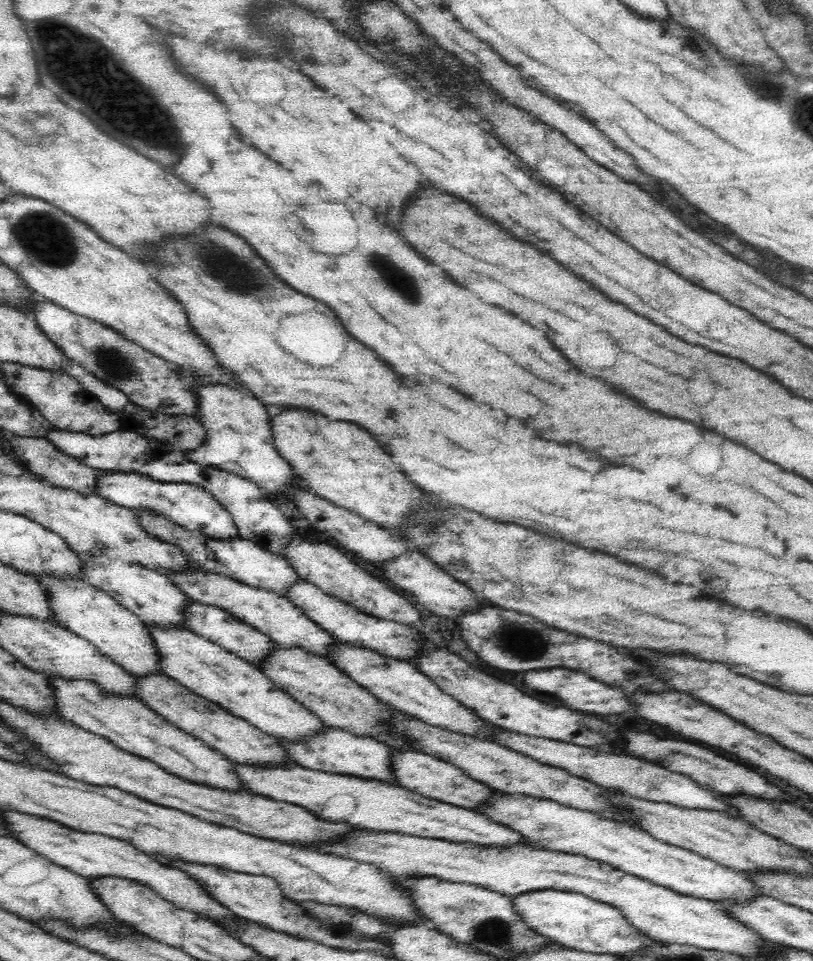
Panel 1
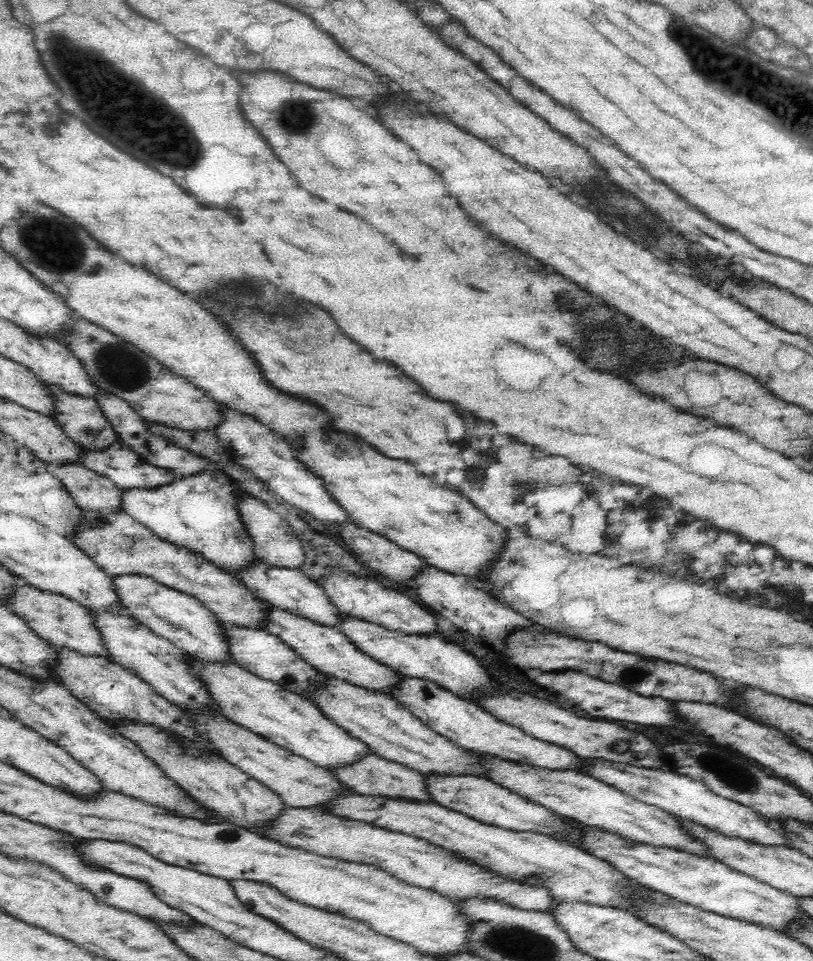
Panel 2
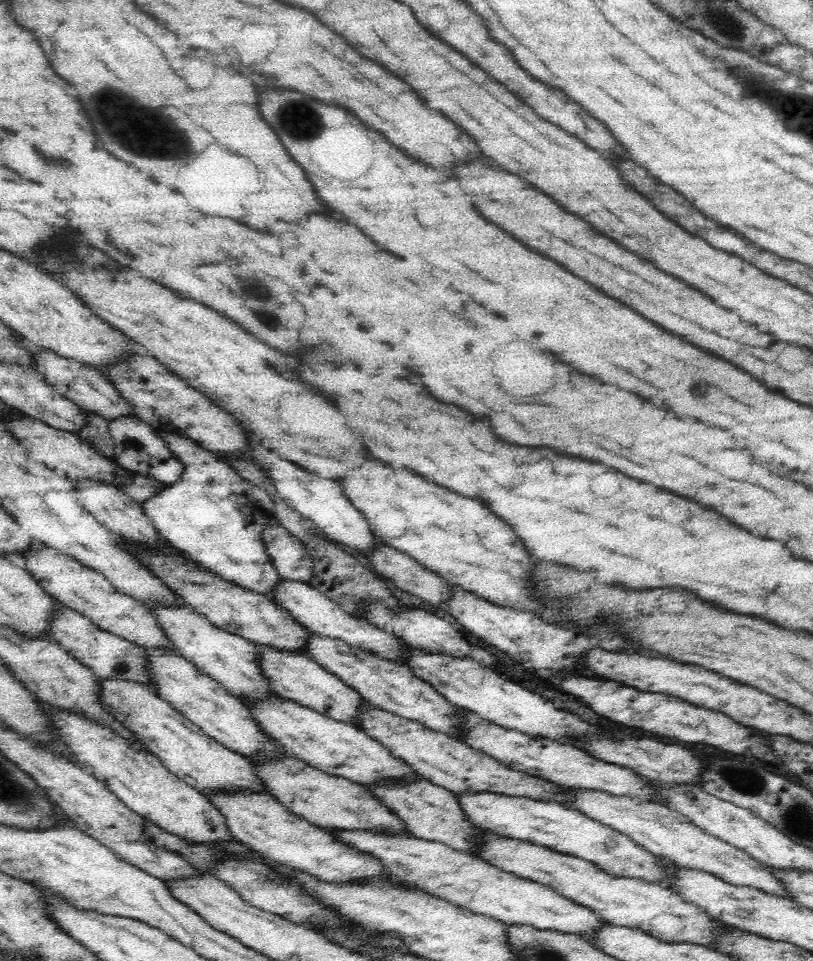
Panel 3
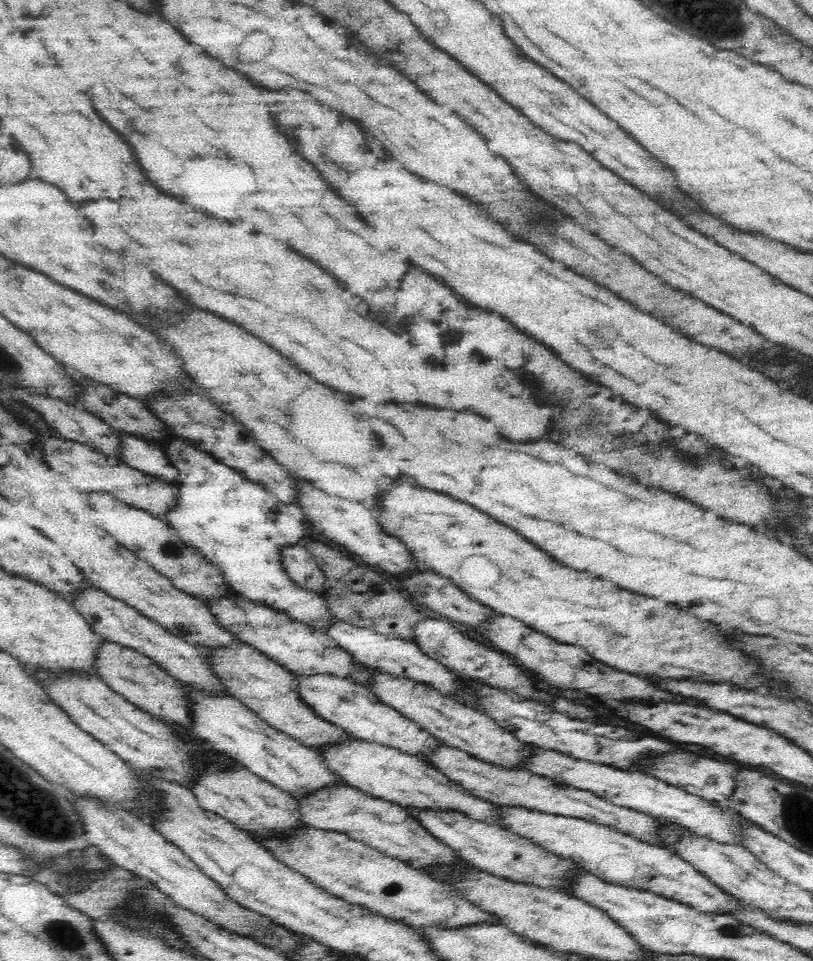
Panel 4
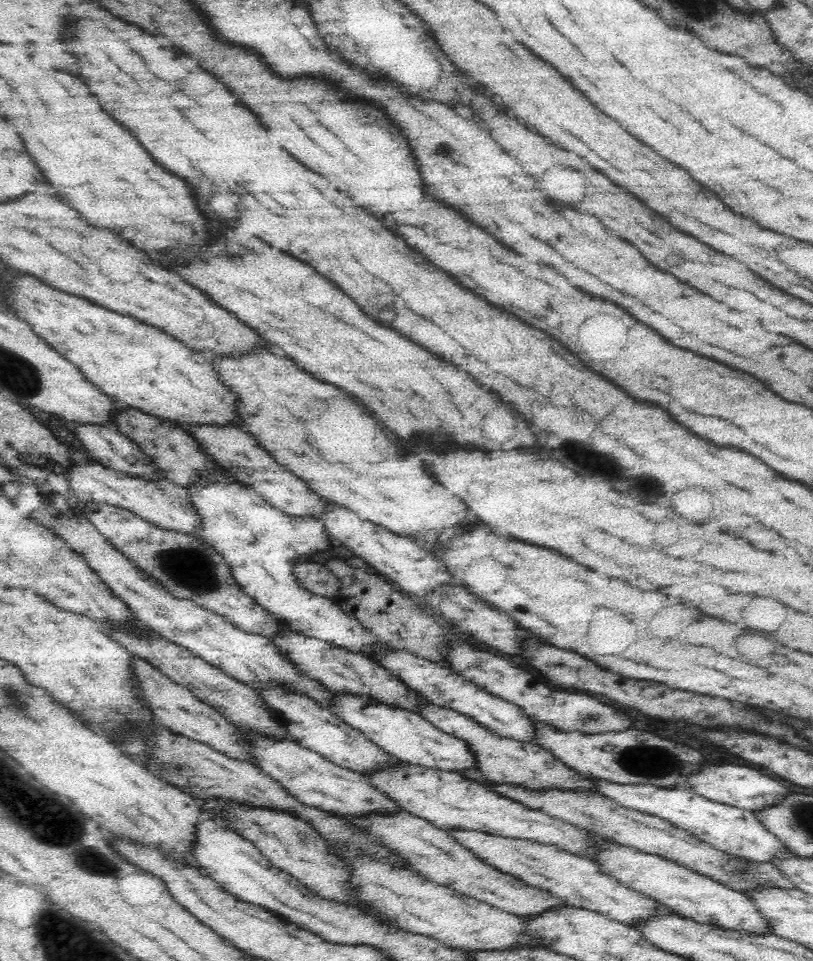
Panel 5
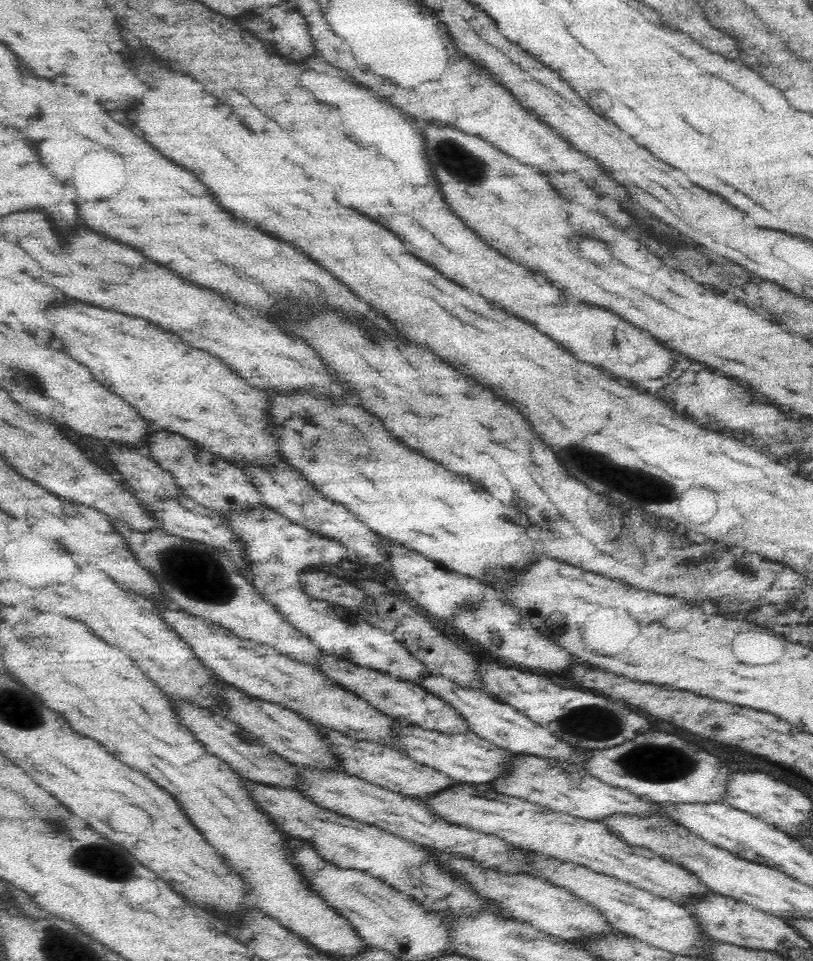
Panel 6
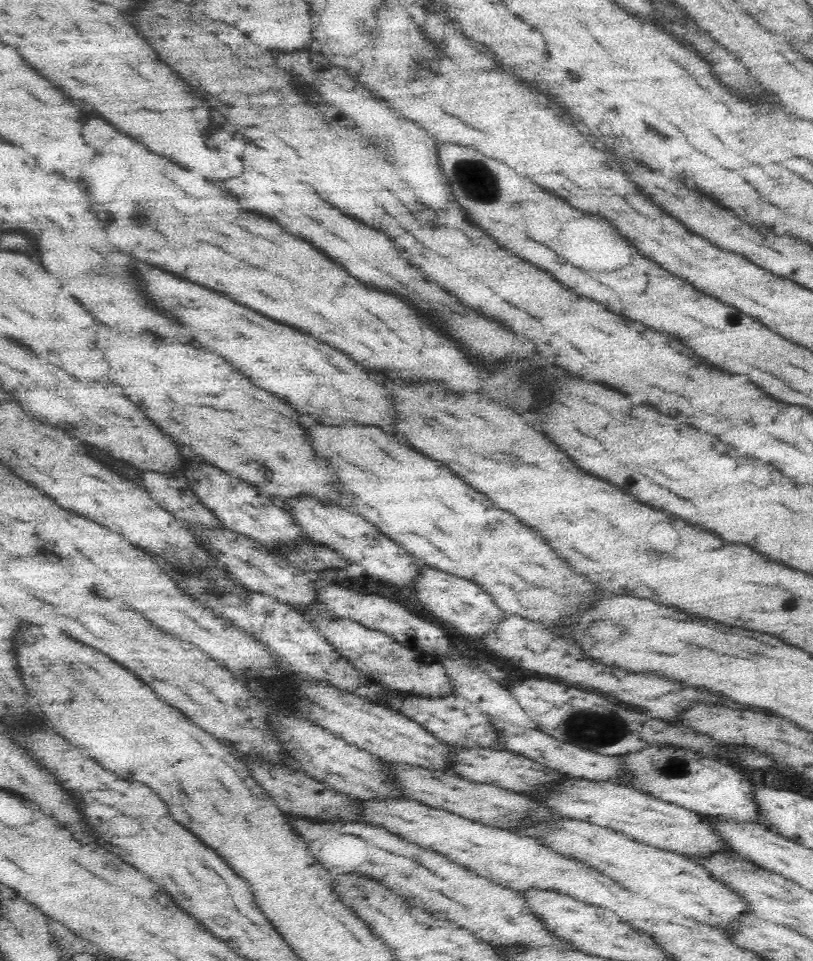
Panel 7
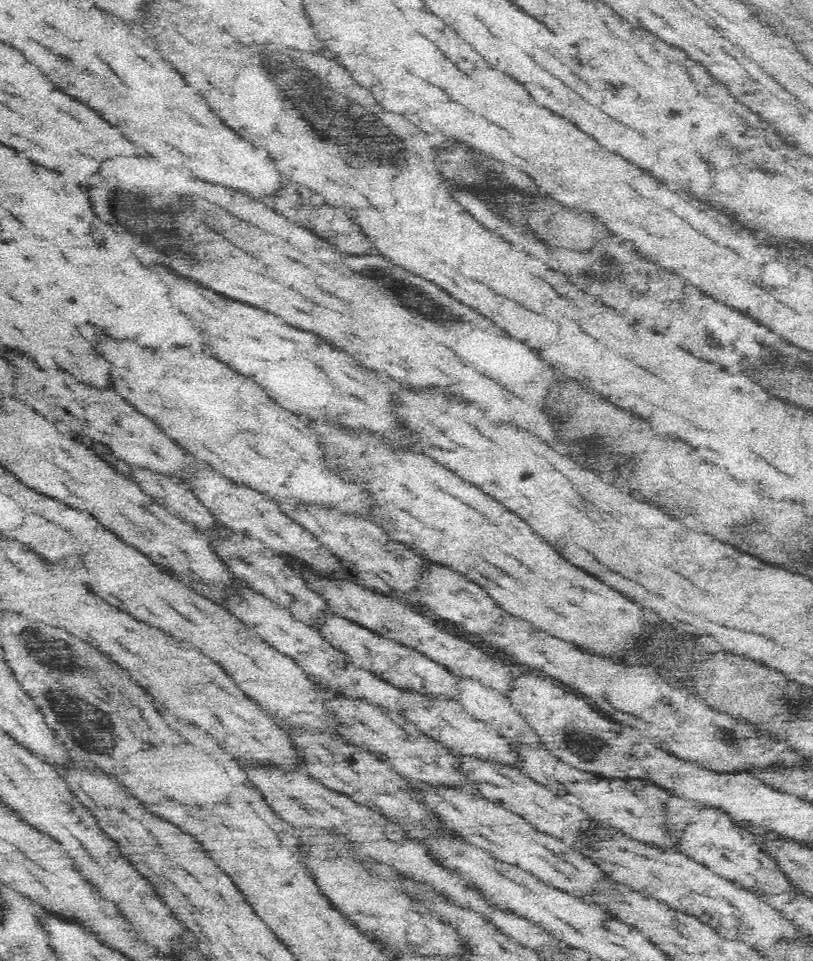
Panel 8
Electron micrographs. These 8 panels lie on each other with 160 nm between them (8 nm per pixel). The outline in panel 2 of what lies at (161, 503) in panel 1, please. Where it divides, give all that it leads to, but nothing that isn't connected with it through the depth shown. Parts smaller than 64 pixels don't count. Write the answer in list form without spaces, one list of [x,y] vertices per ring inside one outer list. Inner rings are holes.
[[[204,470],[157,489],[128,489],[121,492],[124,512],[160,539],[198,553],[218,569],[235,574],[256,566],[260,560],[244,526],[239,504],[244,497],[241,486],[222,470]]]

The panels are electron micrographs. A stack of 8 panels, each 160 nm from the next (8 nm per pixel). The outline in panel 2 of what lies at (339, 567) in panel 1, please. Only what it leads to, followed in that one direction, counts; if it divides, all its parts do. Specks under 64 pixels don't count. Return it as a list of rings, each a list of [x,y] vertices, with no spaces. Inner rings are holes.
[[[344,569],[328,573],[321,582],[329,601],[346,616],[380,625],[390,631],[400,631],[414,636],[439,636],[436,617],[410,597],[394,589],[387,589],[373,579],[364,579],[348,574]]]

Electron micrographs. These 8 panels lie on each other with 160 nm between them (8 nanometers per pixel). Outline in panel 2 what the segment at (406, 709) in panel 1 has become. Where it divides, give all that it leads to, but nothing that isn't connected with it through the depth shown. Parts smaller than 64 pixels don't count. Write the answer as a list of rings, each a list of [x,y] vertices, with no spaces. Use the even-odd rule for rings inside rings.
[[[403,677],[395,690],[393,699],[407,708],[414,716],[420,718],[434,732],[478,755],[496,757],[496,759],[502,759],[509,763],[552,769],[557,772],[584,774],[583,766],[580,766],[580,758],[574,752],[560,748],[556,744],[540,742],[537,738],[526,734],[521,728],[498,720],[494,715],[484,711],[478,704],[462,700],[430,680]]]

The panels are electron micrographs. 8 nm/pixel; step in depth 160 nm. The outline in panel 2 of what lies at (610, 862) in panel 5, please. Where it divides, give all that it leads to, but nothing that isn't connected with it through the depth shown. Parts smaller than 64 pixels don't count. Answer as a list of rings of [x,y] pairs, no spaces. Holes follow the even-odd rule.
[[[425,776],[428,793],[439,806],[460,812],[480,823],[508,829],[514,832],[532,832],[565,842],[573,848],[582,849],[584,844],[584,824],[566,819],[546,807],[536,804],[493,781],[475,778],[474,776]]]

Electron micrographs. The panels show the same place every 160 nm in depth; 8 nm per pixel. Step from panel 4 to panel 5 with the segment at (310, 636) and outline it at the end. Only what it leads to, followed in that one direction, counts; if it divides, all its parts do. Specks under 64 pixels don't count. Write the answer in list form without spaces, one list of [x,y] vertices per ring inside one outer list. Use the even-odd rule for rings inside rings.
[[[290,630],[279,637],[274,637],[272,641],[290,662],[293,662],[304,674],[317,680],[323,688],[338,694],[348,693],[354,696],[370,697],[382,704],[419,714],[421,701],[419,692],[404,684],[368,656],[352,653],[338,648],[334,643],[328,644]]]

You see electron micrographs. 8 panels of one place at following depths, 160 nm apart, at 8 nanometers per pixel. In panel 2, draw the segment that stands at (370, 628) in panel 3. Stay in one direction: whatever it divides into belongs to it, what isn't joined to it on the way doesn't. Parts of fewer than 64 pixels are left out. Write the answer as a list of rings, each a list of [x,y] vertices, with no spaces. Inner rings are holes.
[[[258,562],[256,566],[250,566],[248,570],[235,574],[244,583],[244,586],[265,604],[270,604],[278,609],[284,609],[300,618],[316,621],[326,627],[340,626],[343,618],[346,617],[330,601],[329,596],[324,592],[320,584],[316,584],[307,576],[304,576],[299,569],[289,570],[288,568],[271,568],[266,563]]]

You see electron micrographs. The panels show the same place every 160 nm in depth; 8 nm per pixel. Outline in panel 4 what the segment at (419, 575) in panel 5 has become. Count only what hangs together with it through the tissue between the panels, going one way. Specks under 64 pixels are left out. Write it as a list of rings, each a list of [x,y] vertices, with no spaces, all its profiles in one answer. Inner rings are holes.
[[[300,482],[296,503],[303,510],[305,518],[312,524],[312,527],[320,530],[326,538],[333,540],[335,546],[345,553],[353,552],[356,556],[360,556],[366,566],[378,566],[388,574],[401,577],[402,580],[408,575],[426,571],[422,562],[412,556],[404,543],[399,538],[390,536],[362,504],[338,498],[336,495],[328,496],[308,482]]]

